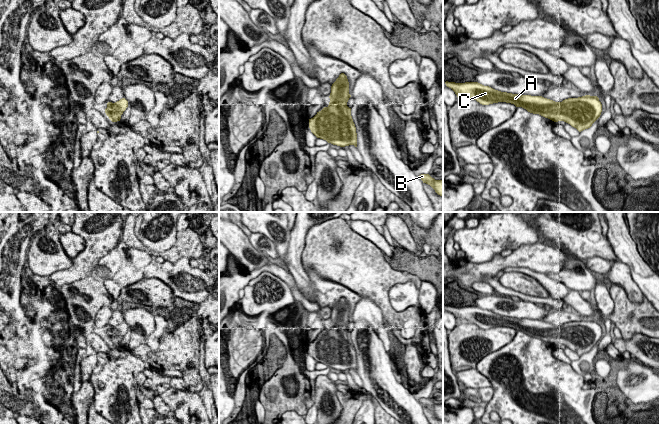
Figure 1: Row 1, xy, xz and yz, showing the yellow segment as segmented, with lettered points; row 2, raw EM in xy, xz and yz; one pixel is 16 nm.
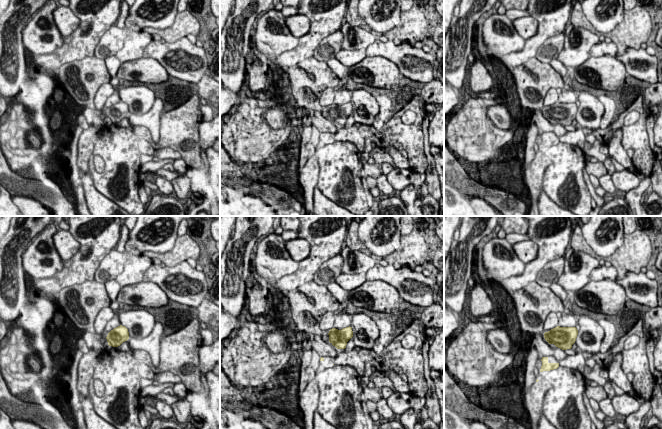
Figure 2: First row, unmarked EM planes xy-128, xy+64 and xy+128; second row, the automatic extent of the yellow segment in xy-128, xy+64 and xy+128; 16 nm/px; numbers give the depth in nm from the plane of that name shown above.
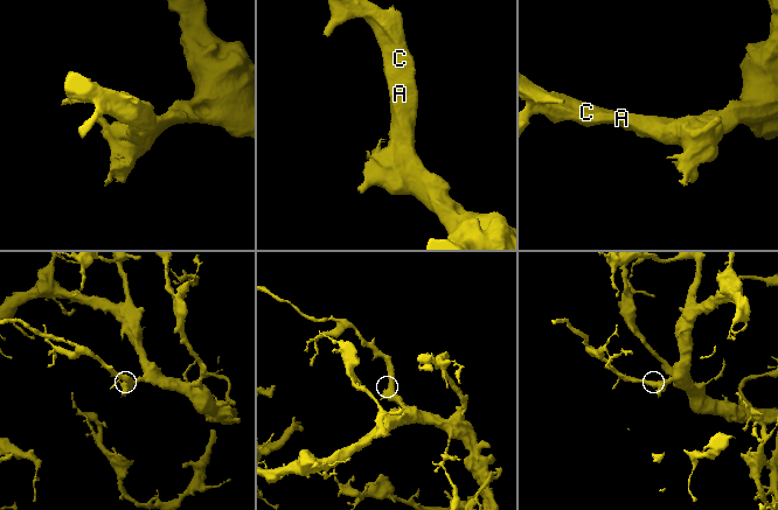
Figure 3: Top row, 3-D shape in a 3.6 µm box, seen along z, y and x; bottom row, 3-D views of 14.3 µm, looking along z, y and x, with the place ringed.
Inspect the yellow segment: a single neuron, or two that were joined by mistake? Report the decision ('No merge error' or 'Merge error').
No merge error

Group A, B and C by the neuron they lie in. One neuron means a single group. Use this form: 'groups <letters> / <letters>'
groups A B C

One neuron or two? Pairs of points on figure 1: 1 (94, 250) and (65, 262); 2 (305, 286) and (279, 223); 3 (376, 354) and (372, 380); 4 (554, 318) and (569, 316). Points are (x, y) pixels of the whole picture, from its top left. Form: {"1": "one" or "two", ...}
{"1": "two", "2": "two", "3": "one", "4": "one"}

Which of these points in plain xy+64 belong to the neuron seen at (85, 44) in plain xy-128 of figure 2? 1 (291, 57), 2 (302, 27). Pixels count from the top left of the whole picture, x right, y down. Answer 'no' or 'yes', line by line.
1: yes
2: no

